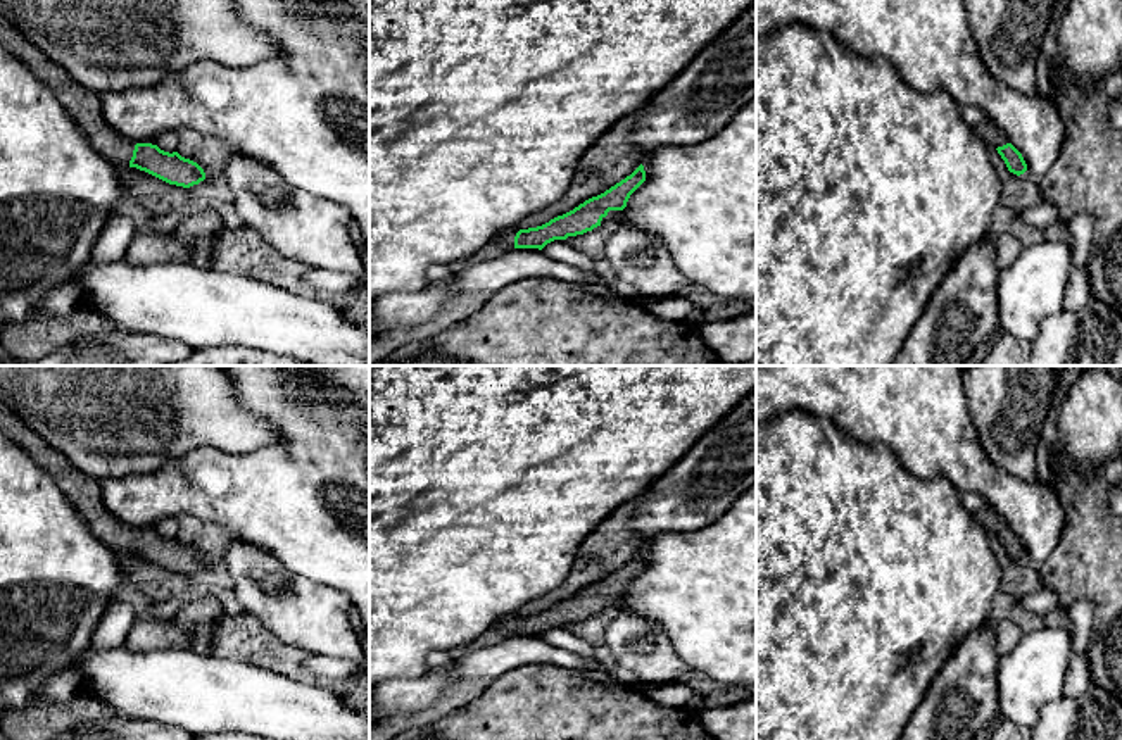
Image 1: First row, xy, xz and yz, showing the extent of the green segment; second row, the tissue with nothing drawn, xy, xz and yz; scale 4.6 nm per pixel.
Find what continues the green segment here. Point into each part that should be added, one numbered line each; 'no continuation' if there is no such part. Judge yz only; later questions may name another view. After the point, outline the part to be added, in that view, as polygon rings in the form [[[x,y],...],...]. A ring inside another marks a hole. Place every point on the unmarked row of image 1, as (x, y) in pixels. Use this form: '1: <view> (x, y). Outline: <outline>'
1: yz (993, 523). Outline: [[[989,507],[979,511],[975,517],[987,533],[998,535],[1010,530],[1008,523]]]

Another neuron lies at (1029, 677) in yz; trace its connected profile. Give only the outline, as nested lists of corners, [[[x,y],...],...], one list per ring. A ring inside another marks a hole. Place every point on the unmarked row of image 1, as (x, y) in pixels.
[[[1039,628],[1025,633],[1017,647],[998,661],[999,716],[1032,728],[1048,702],[1065,697],[1070,655],[1070,630]]]

